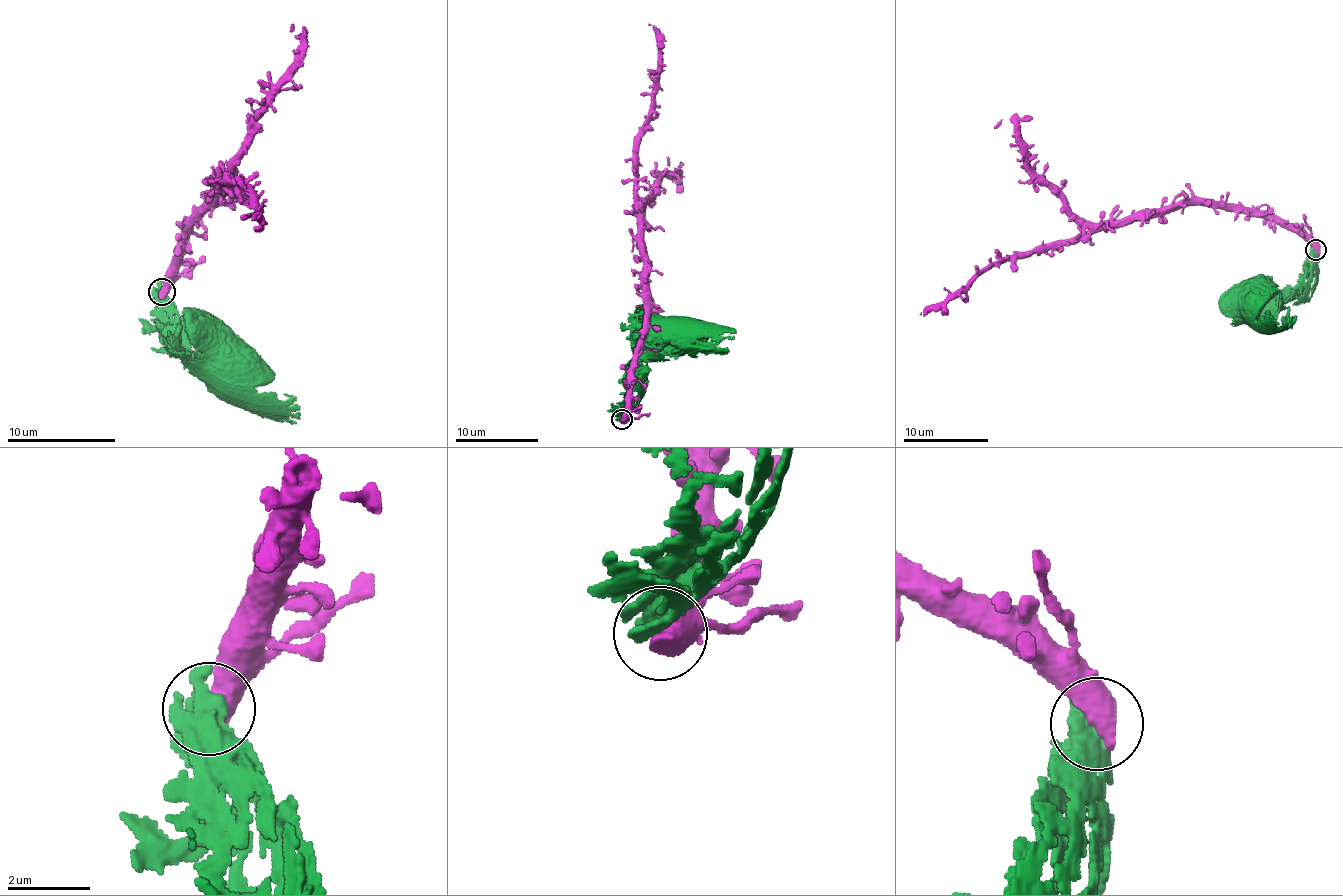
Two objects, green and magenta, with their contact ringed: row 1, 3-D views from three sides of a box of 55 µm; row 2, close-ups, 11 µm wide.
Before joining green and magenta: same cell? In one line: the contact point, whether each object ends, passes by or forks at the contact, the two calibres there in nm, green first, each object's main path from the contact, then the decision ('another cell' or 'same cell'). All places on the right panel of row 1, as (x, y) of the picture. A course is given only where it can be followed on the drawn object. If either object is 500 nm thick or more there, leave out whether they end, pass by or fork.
at (1316, 250); 480 nm thick on the green side, 700 nm on the other; green runs (1315, 250), (1307, 287), (1275, 316), (1272, 331), (1273, 321); magenta runs (1315, 250), (1264, 216), (1177, 203), (1100, 221), (1071, 238), (1016, 251), (919, 314); another cell

